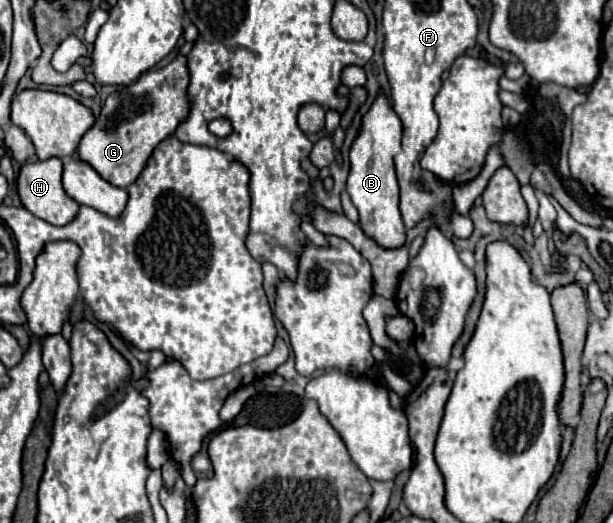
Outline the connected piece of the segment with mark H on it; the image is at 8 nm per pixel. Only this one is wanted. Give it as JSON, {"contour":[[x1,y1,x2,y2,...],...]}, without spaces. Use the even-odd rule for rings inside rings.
{"contour":[[51,157,47,161,27,161,17,175,17,193,19,193,23,207,27,211,31,211,35,217,45,219,51,225,69,223,79,209,79,203,75,203,65,193,63,183,61,183,61,175,63,175,63,163,57,157]]}

